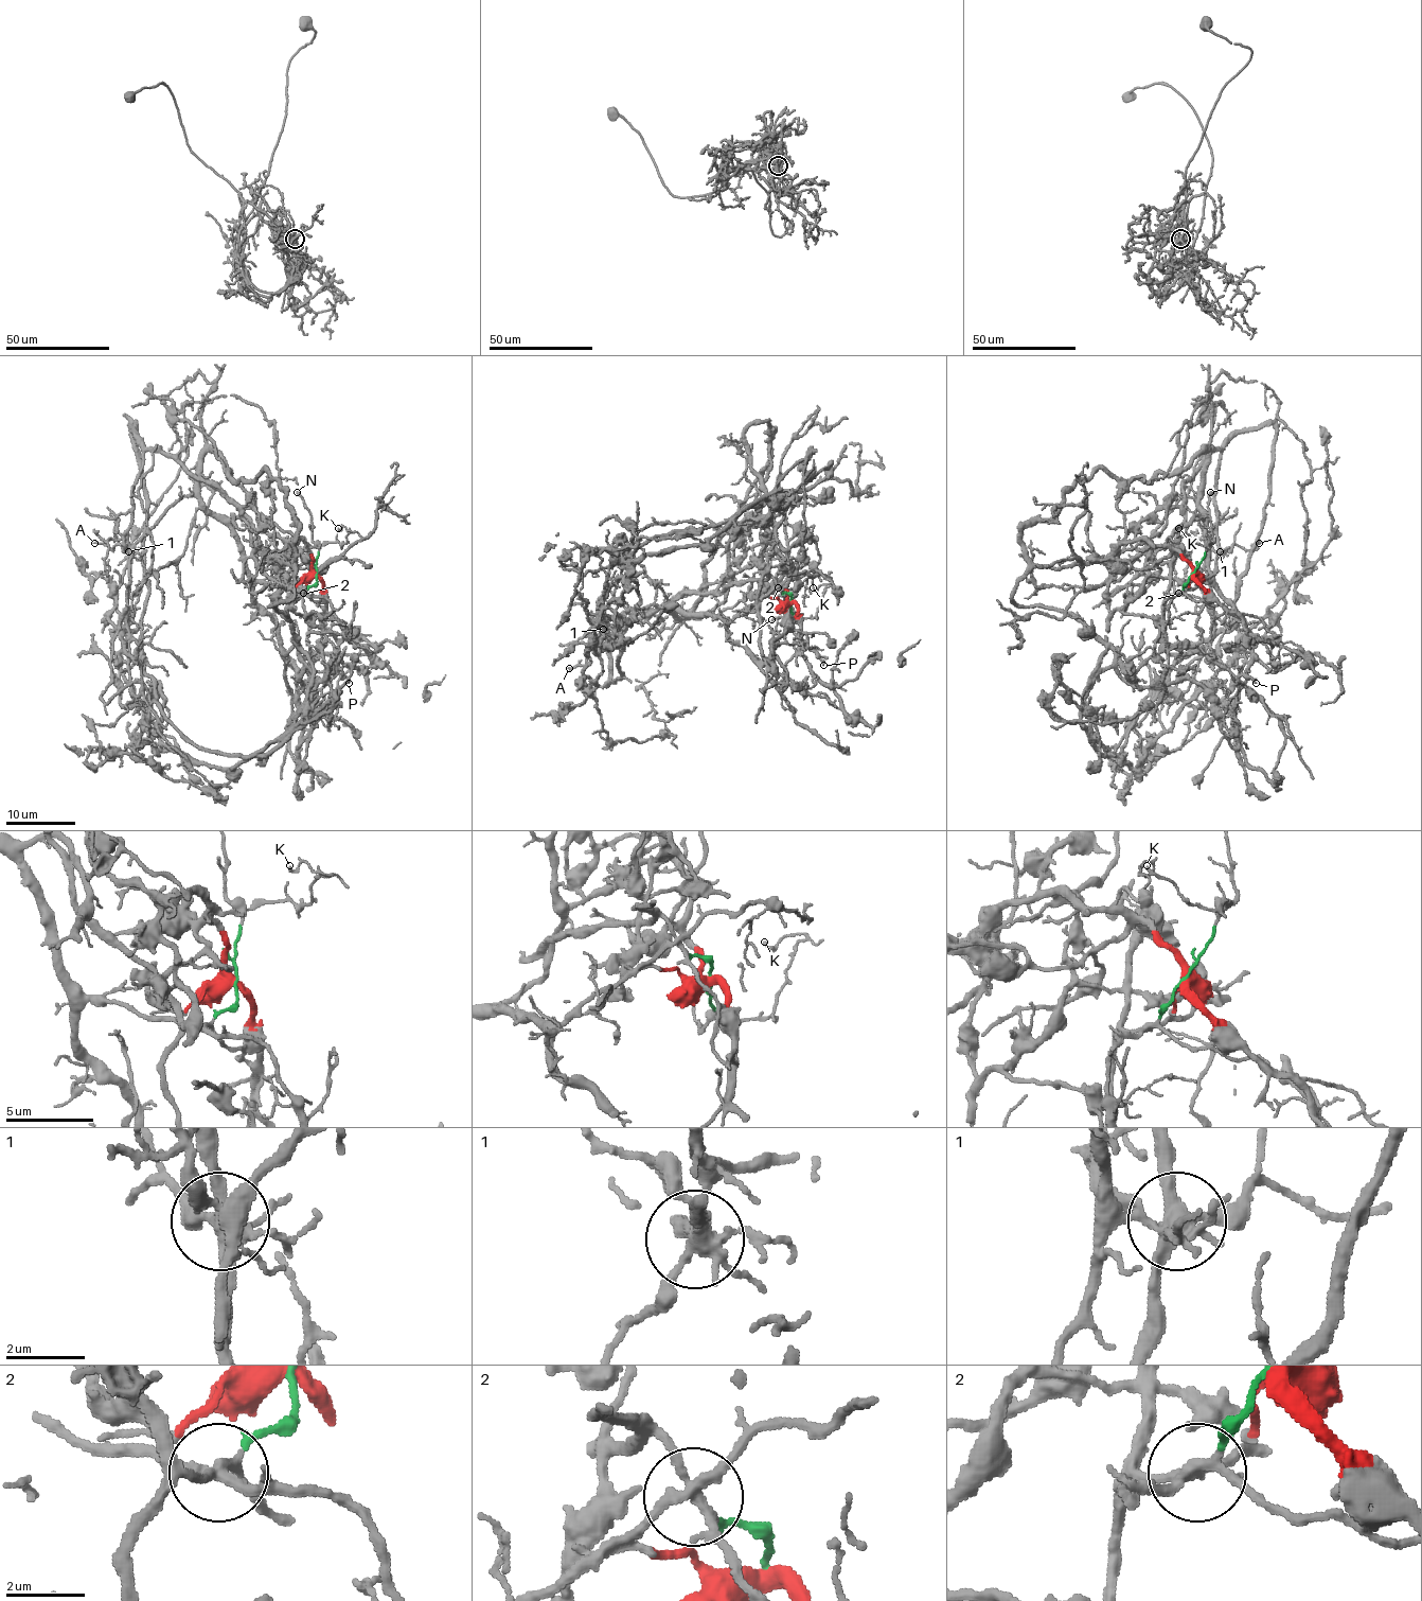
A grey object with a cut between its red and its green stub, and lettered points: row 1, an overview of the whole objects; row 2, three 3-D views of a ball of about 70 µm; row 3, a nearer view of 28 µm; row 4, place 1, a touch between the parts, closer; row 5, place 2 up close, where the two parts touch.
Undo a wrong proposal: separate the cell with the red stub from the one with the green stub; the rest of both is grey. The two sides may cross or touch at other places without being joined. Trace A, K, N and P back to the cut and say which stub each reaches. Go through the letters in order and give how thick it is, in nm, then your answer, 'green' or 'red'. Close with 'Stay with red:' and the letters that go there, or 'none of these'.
A: 180 nm | red
K: 90 nm | green
N: 180 nm | green
P: 180 nm | red
Stay with red: A, P

